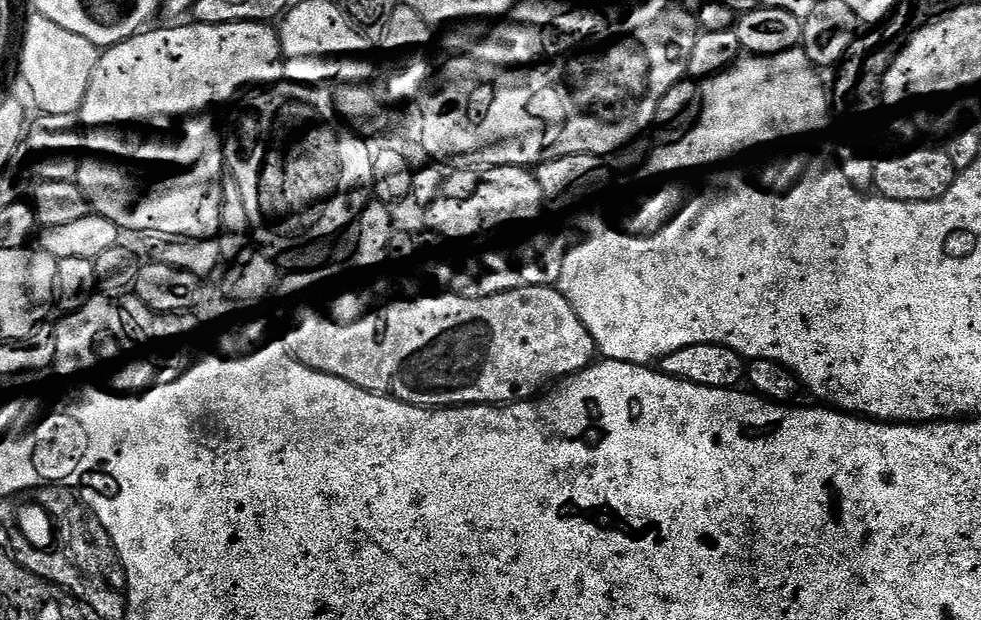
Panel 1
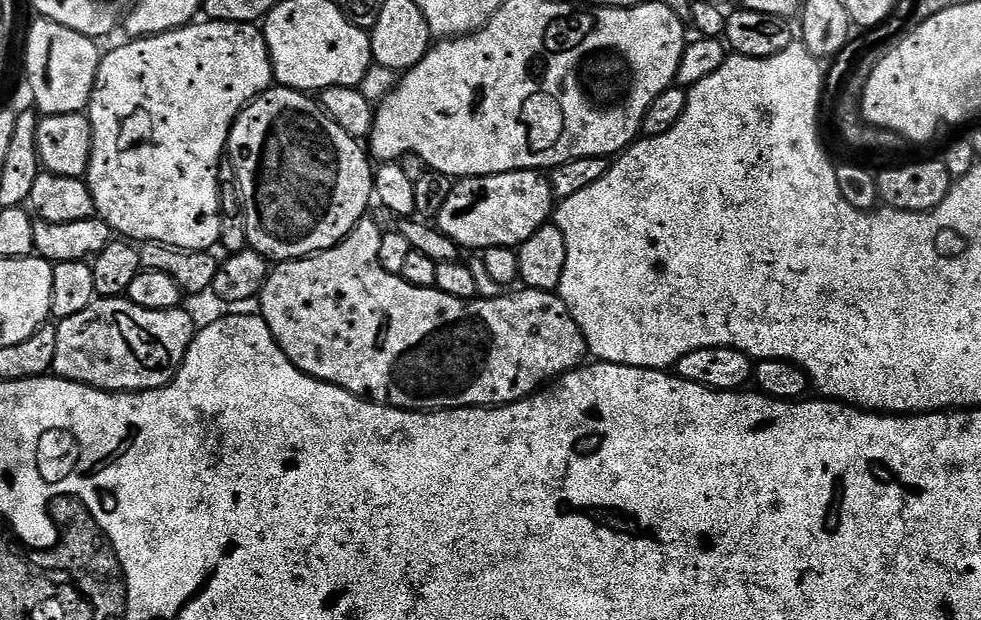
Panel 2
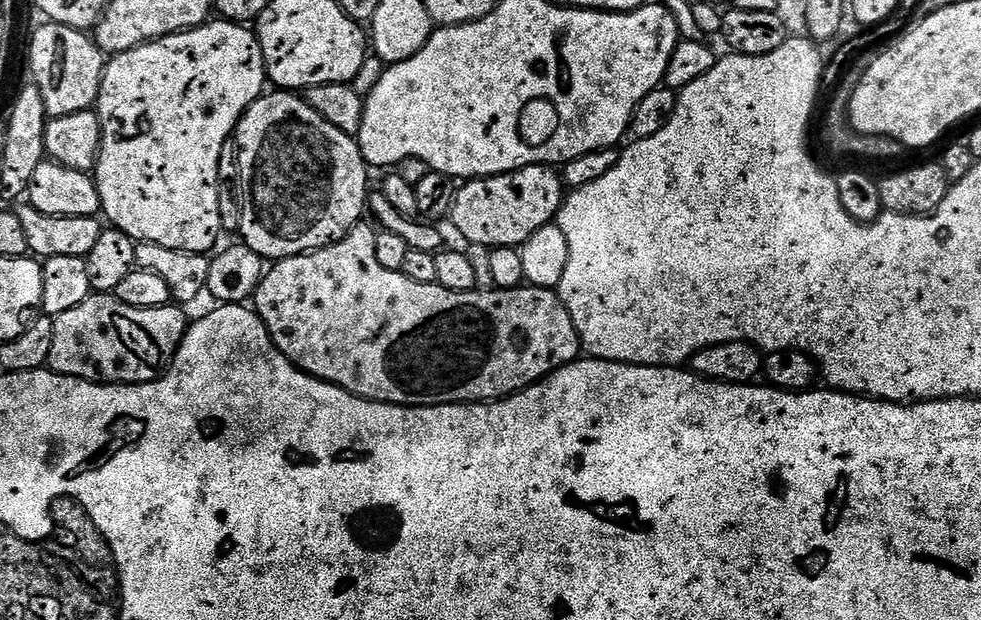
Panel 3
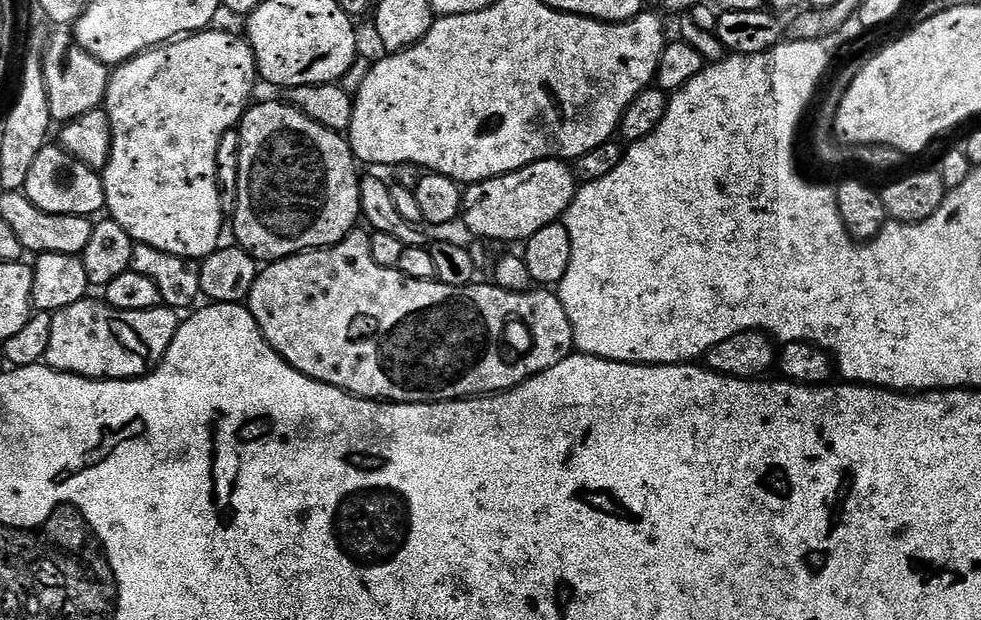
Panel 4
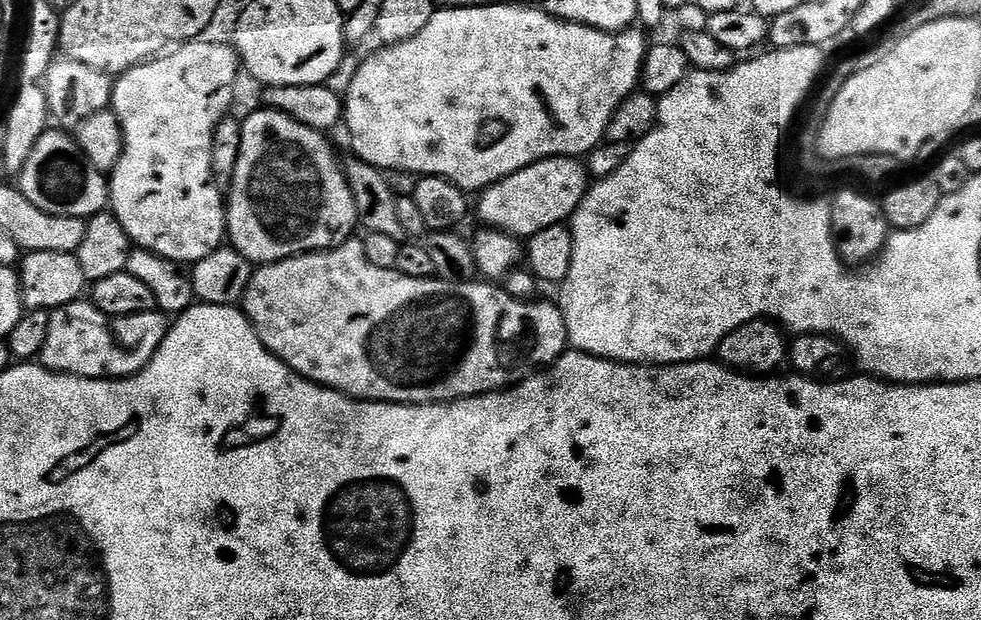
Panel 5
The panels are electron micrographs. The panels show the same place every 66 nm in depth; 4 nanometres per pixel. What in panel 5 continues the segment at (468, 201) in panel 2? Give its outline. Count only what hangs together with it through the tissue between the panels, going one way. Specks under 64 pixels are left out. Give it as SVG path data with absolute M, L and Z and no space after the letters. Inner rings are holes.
M555 156L534 162L483 189L479 193L480 201L477 204L475 201L474 212L480 215L481 225L509 232L517 238L527 238L538 234L538 230L546 230L546 226L571 221L589 187L590 177L579 159Z

